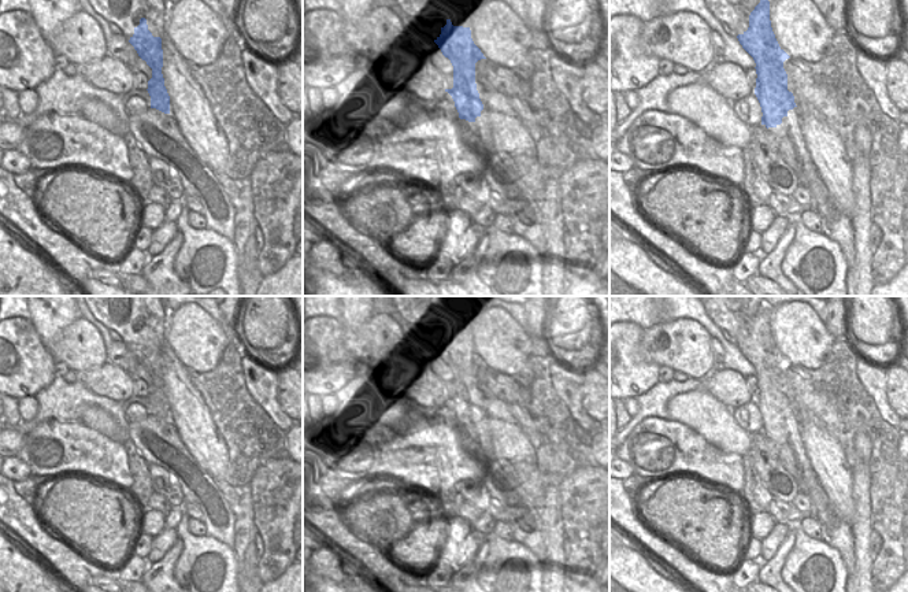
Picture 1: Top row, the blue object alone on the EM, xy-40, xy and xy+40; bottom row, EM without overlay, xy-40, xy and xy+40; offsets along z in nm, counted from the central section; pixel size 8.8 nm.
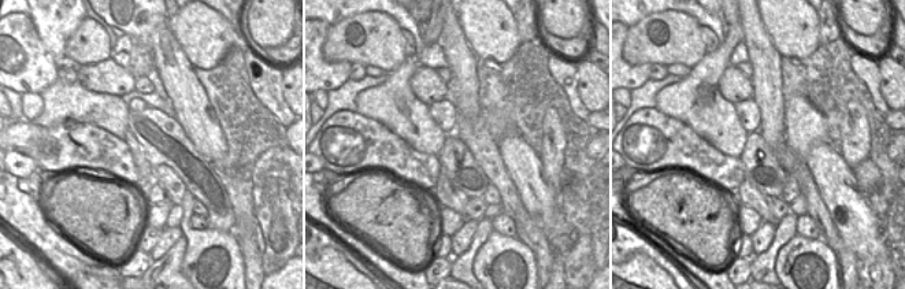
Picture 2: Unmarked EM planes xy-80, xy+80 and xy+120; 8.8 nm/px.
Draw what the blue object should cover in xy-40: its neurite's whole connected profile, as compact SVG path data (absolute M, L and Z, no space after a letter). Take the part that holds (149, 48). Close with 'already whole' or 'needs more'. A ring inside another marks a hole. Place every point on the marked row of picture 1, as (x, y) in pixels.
M141 18L140 25L134 27L134 34L130 37L129 42L134 47L138 56L152 69L152 78L148 81L147 89L151 96L151 108L170 114L170 96L162 74L162 38L153 37L148 30L147 19Z; already whole

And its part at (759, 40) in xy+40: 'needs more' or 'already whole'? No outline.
already whole

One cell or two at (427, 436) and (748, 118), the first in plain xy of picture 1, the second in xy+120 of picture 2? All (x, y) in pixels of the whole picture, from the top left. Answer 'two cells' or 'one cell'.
two cells

